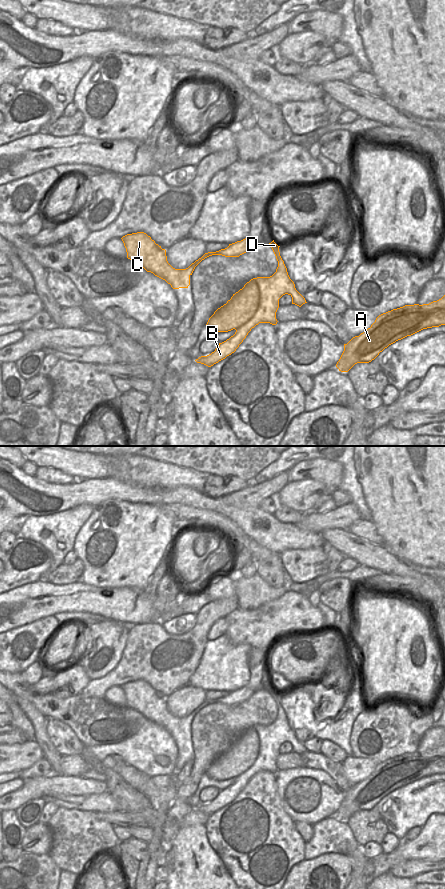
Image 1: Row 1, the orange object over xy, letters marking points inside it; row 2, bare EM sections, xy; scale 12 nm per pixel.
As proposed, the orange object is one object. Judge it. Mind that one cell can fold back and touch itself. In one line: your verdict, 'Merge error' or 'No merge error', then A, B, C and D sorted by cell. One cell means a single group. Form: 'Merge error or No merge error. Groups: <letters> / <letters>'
Merge error. Groups: A B / C D.

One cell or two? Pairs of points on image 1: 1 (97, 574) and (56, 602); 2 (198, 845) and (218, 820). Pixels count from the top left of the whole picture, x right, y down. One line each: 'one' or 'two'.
1: two
2: two

